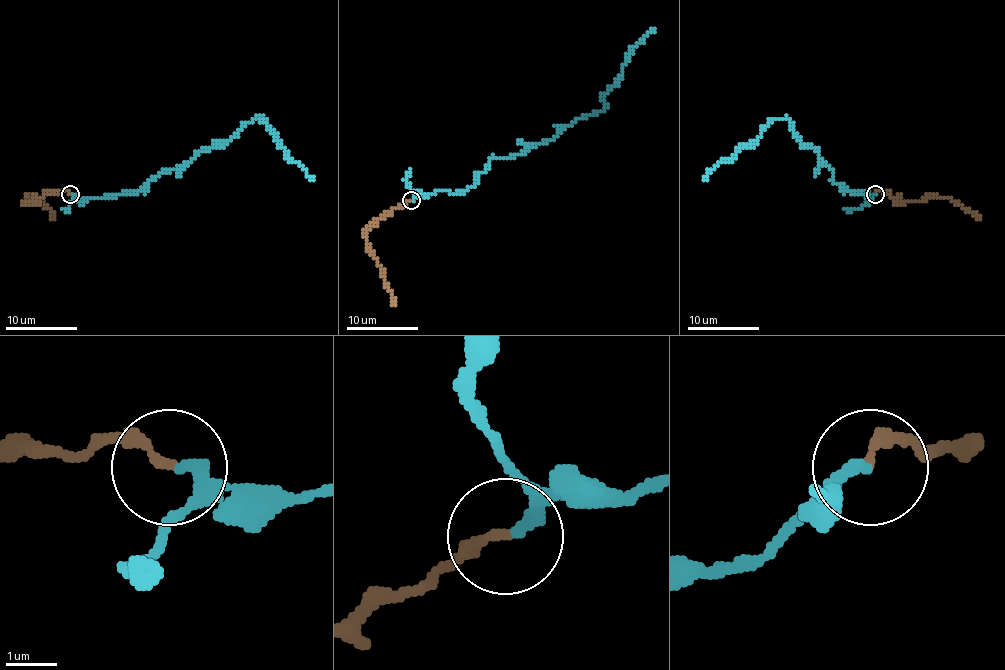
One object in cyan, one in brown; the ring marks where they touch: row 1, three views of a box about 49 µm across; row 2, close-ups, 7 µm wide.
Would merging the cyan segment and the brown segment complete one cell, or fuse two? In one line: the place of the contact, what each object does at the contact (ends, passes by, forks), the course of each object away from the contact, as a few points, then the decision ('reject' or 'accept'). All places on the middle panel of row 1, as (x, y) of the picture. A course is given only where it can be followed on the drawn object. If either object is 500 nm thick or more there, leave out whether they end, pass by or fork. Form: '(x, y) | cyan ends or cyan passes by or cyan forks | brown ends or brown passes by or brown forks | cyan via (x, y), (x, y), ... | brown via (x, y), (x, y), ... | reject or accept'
(411, 200) | cyan ends | brown ends | cyan via (412, 200), (461, 193), (491, 157), (520, 155), (603, 110), (603, 96), (619, 79), (628, 52), (655, 29) | brown via (411, 200), (387, 212), (364, 232), (369, 252), (382, 272), (394, 306) | accept

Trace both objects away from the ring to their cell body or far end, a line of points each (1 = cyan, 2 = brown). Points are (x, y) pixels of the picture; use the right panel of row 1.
1: (875, 195), (832, 181), (830, 168), (785, 118), (771, 119), (754, 141), (704, 177)
2: (875, 195), (877, 191), (887, 193), (896, 204), (947, 197), (981, 218)

